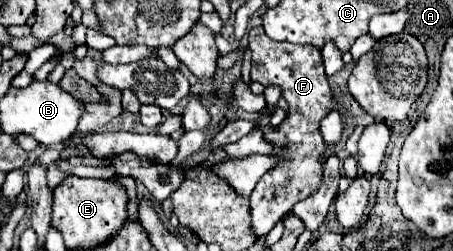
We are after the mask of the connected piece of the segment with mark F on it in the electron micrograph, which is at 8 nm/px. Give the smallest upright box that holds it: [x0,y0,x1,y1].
[249,27,349,235]

